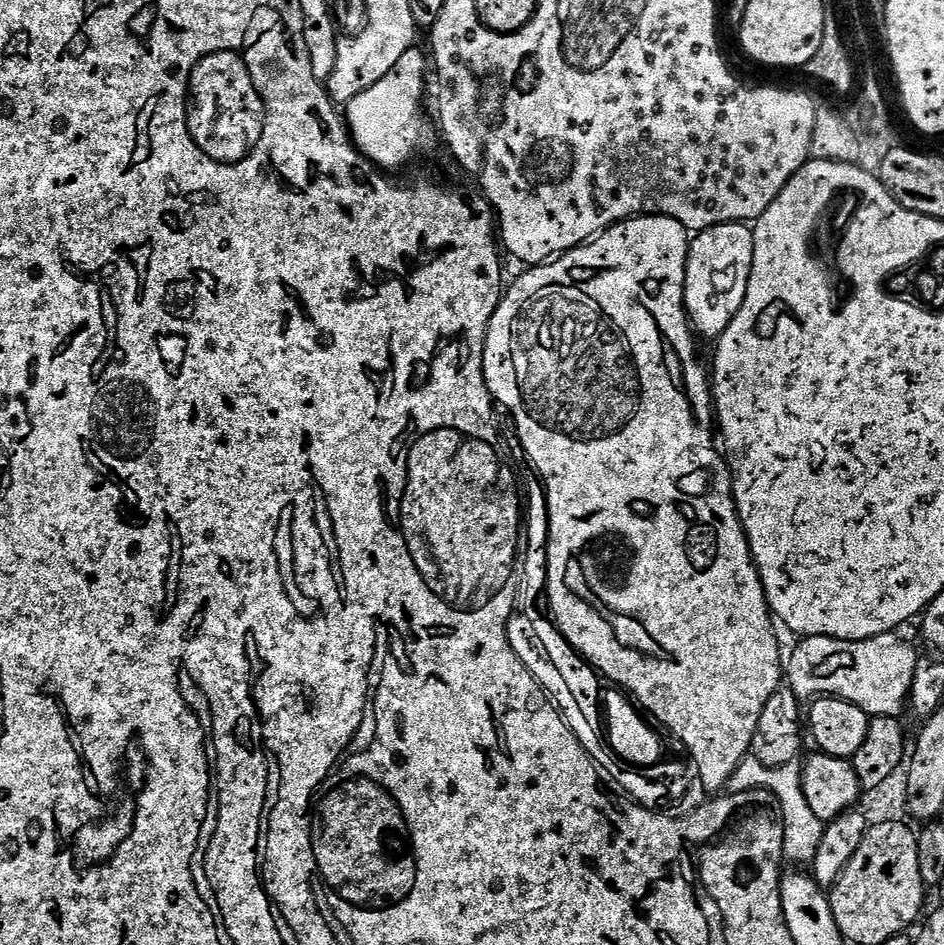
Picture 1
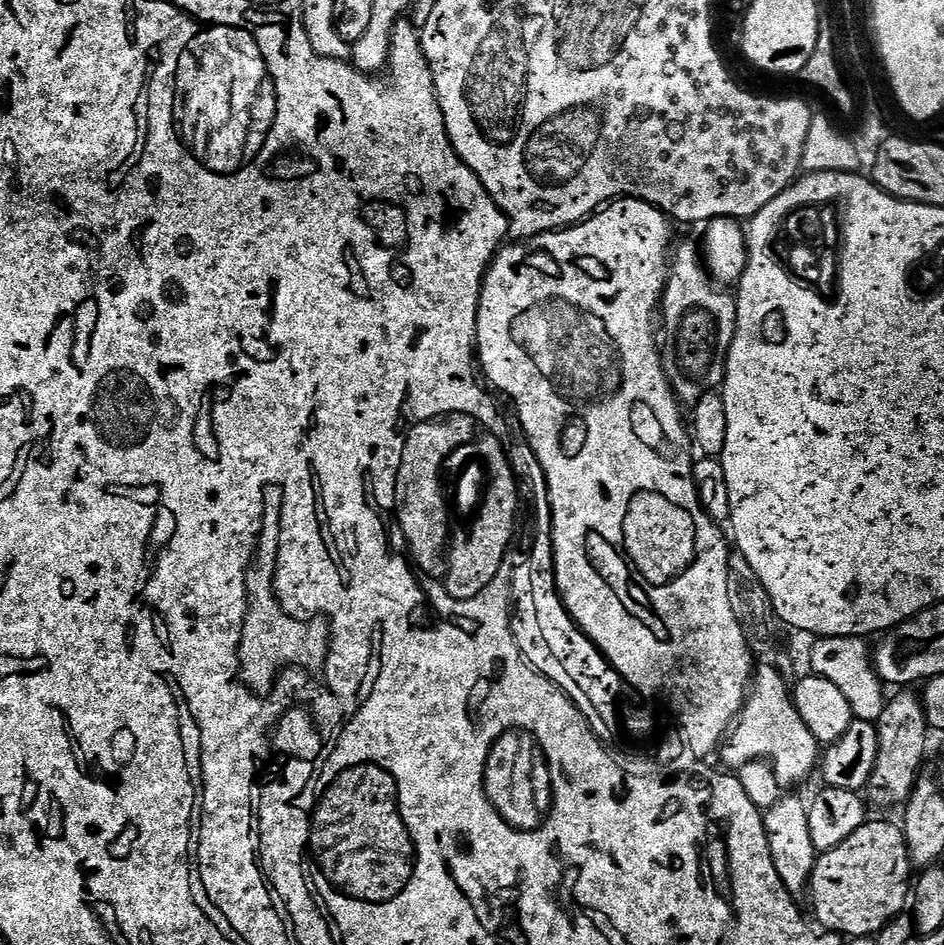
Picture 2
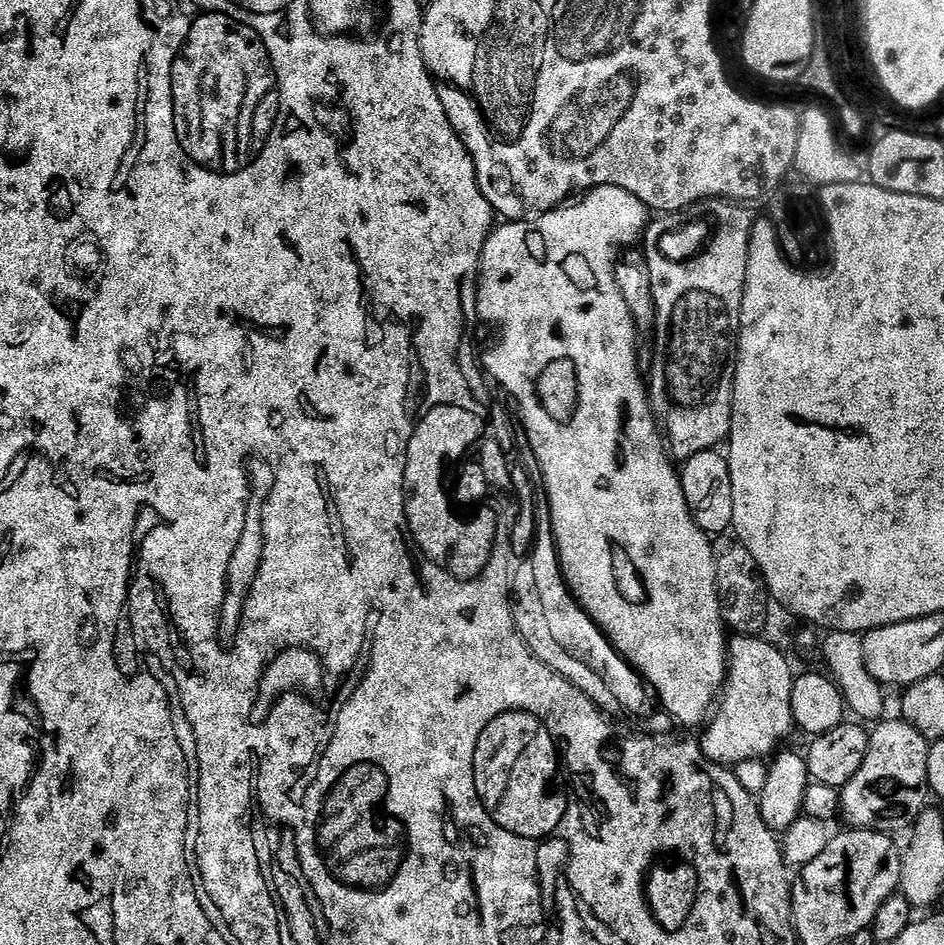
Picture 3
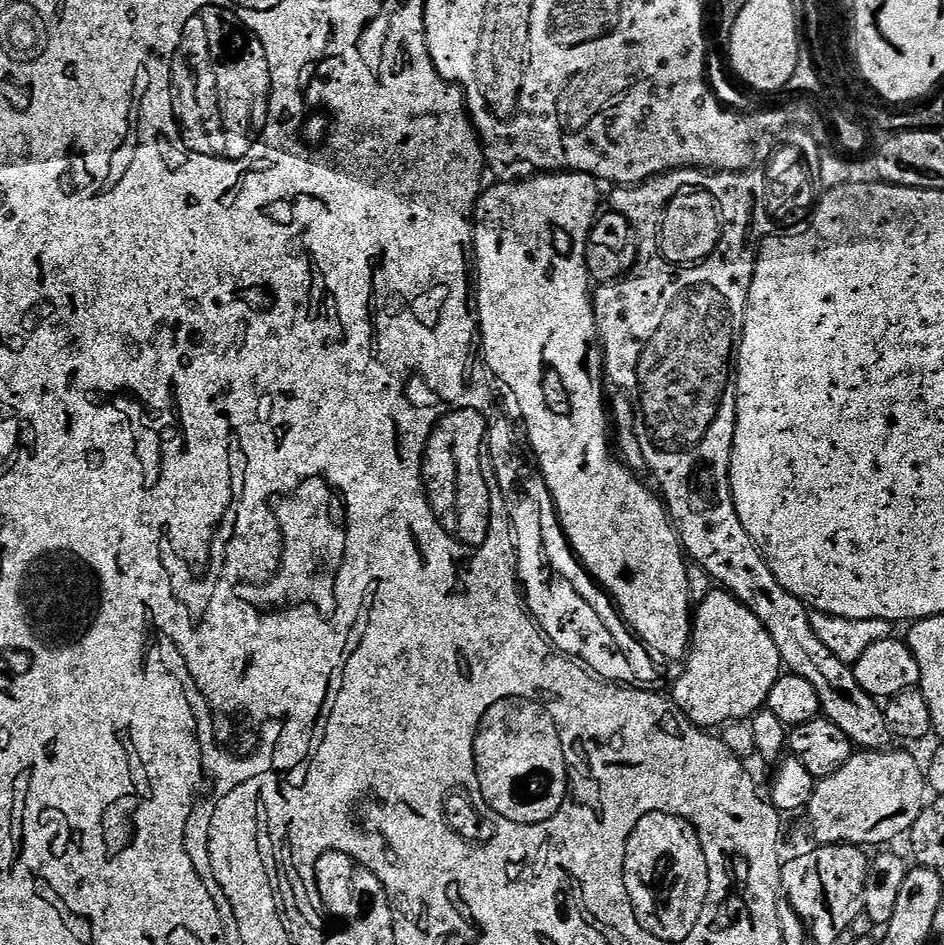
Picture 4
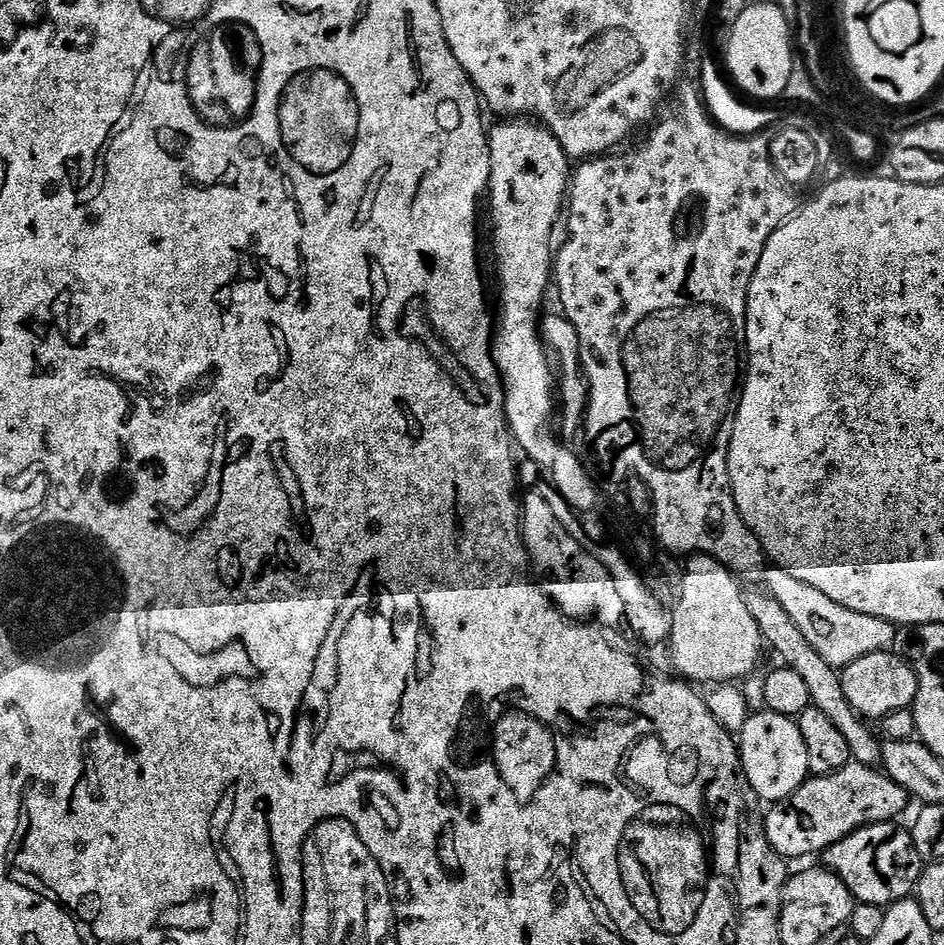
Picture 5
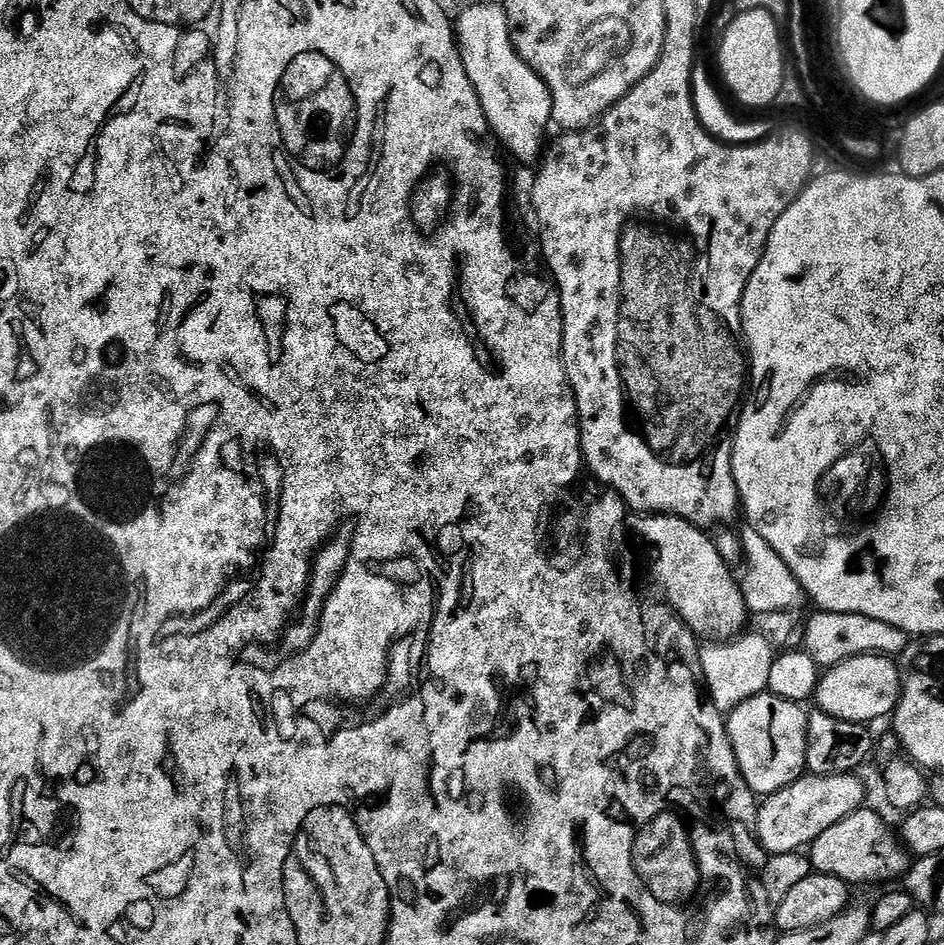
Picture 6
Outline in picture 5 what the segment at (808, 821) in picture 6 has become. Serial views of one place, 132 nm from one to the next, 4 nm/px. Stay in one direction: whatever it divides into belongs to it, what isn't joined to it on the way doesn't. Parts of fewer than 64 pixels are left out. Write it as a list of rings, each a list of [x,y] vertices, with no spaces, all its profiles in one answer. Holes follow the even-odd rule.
[[[850,762],[829,776],[812,776],[790,798],[773,803],[764,818],[764,833],[773,850],[792,861],[815,852],[822,854],[860,828],[895,821],[907,804],[908,792],[883,771]]]

